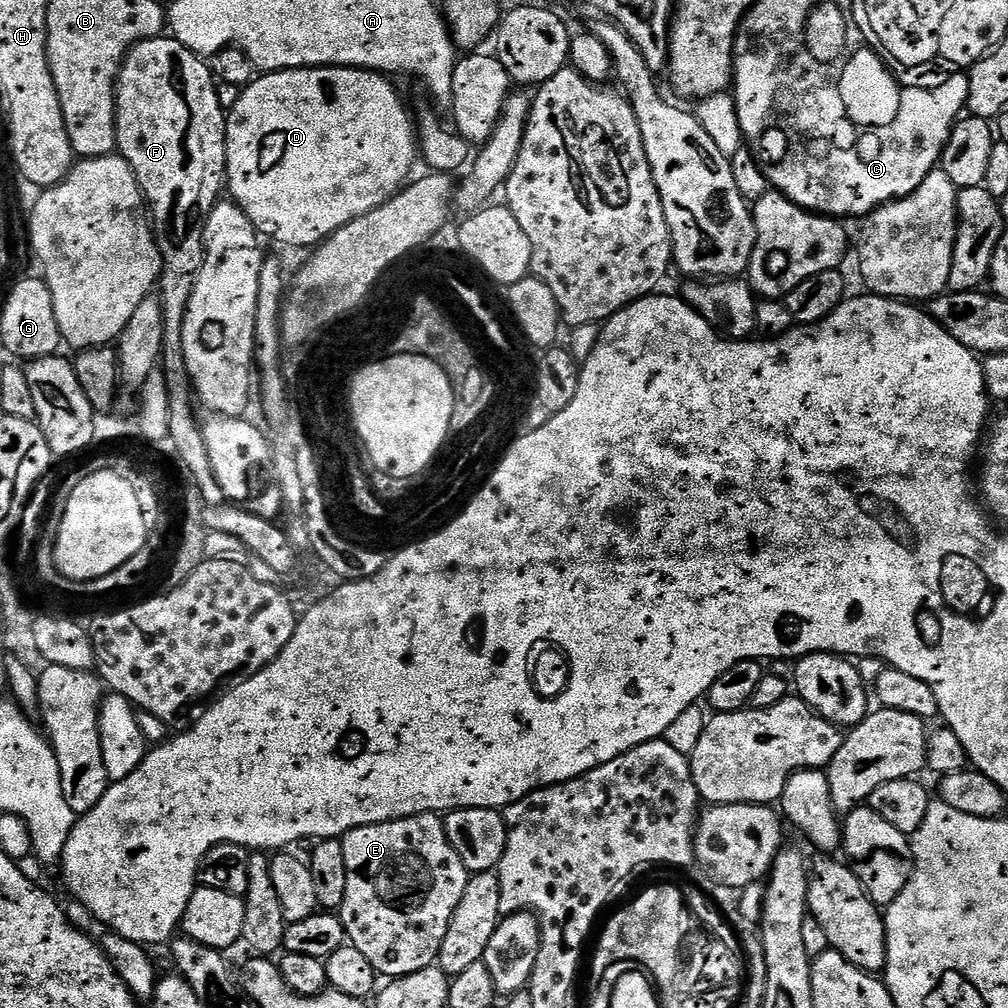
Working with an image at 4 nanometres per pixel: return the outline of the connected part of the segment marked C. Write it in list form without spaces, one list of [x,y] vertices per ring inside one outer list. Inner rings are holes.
[[[776,48],[772,50],[773,57],[745,57],[744,52],[736,52],[734,60],[740,63],[740,74],[733,75],[732,95],[736,100],[739,125],[742,126],[745,139],[760,138],[767,128],[772,127],[776,127],[784,135],[784,145],[781,146],[780,152],[784,155],[785,164],[774,165],[773,173],[771,172],[770,184],[775,191],[787,193],[788,188],[797,188],[798,191],[808,195],[809,211],[829,218],[845,218],[844,216],[864,218],[875,212],[882,204],[889,204],[892,200],[901,200],[904,196],[909,196],[932,173],[932,169],[941,163],[941,156],[951,136],[952,128],[961,119],[968,102],[968,77],[964,72],[952,73],[945,86],[937,91],[905,91],[903,97],[898,98],[892,122],[884,122],[884,126],[878,126],[860,122],[852,116],[842,94],[844,76],[828,76],[828,68],[832,68],[832,62],[818,62],[818,66],[814,70],[808,70],[804,76],[792,76],[792,72],[802,74],[804,68],[796,70],[790,64],[776,64],[774,60]],[[782,95],[807,106],[793,107],[782,98]],[[835,120],[840,120],[840,133],[837,136],[833,136],[828,128],[820,128],[820,124],[832,124]],[[827,180],[828,193],[820,200],[820,195],[824,192],[820,184],[826,183]]]

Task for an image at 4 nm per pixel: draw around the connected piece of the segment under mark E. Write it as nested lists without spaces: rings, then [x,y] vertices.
[[[407,816],[401,820],[358,826],[342,837],[346,854],[346,898],[338,915],[347,943],[359,950],[384,978],[409,976],[437,963],[450,918],[454,918],[454,910],[458,910],[458,902],[462,902],[462,894],[466,894],[470,874],[454,846],[450,846],[446,826],[442,822],[420,823],[424,822]]]

